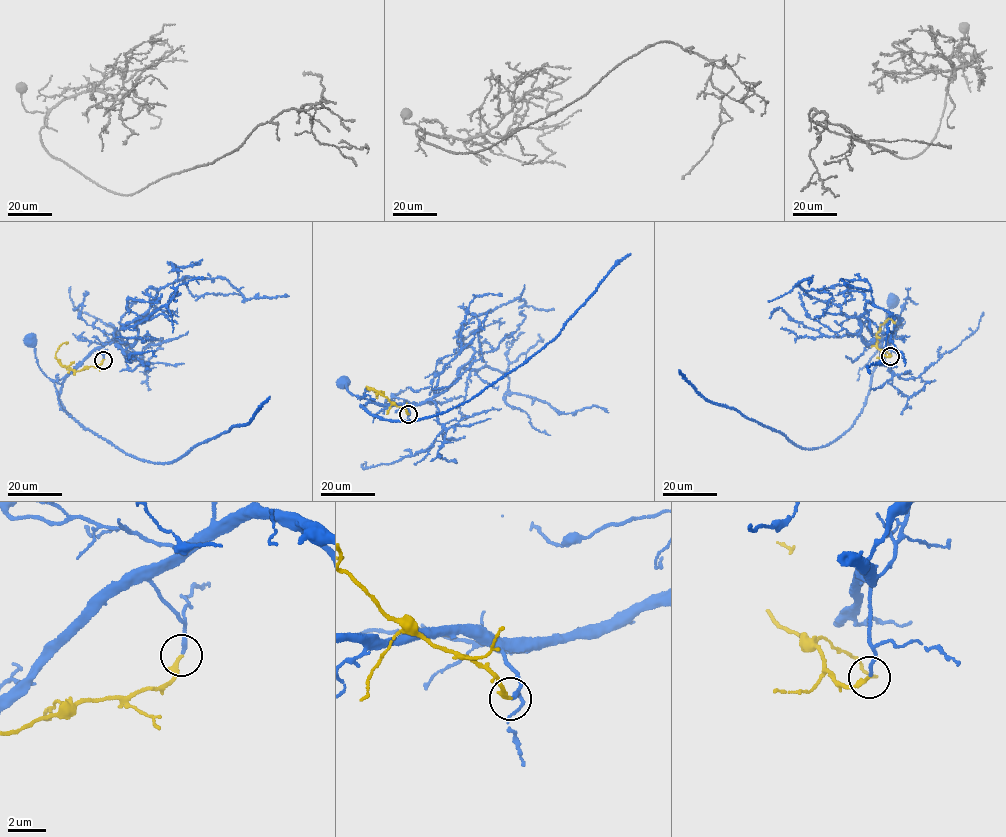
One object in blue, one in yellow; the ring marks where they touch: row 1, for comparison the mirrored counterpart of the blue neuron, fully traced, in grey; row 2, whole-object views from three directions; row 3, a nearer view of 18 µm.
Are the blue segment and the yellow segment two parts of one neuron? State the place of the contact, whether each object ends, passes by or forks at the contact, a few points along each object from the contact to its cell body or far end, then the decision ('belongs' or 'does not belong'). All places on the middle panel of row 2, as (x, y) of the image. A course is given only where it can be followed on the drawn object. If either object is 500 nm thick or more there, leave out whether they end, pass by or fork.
(408, 414) | blue ends | yellow ends | blue via (408, 414), (406, 406), (401, 404), (390, 406), (358, 397), (342, 381) | yellow via (408, 414), (378, 391), (367, 387), (374, 391), (377, 399) | belongs

